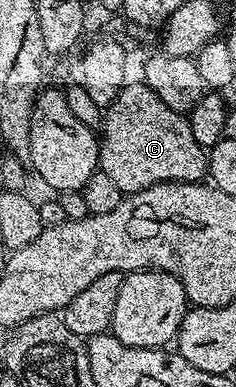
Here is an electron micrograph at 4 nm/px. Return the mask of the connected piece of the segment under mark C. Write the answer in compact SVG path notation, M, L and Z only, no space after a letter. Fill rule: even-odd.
M143 82L126 83L104 109L99 129L99 171L107 174L122 194L141 192L156 184L195 184L204 181L209 167L206 149L195 142L188 119L171 110L155 90Z

